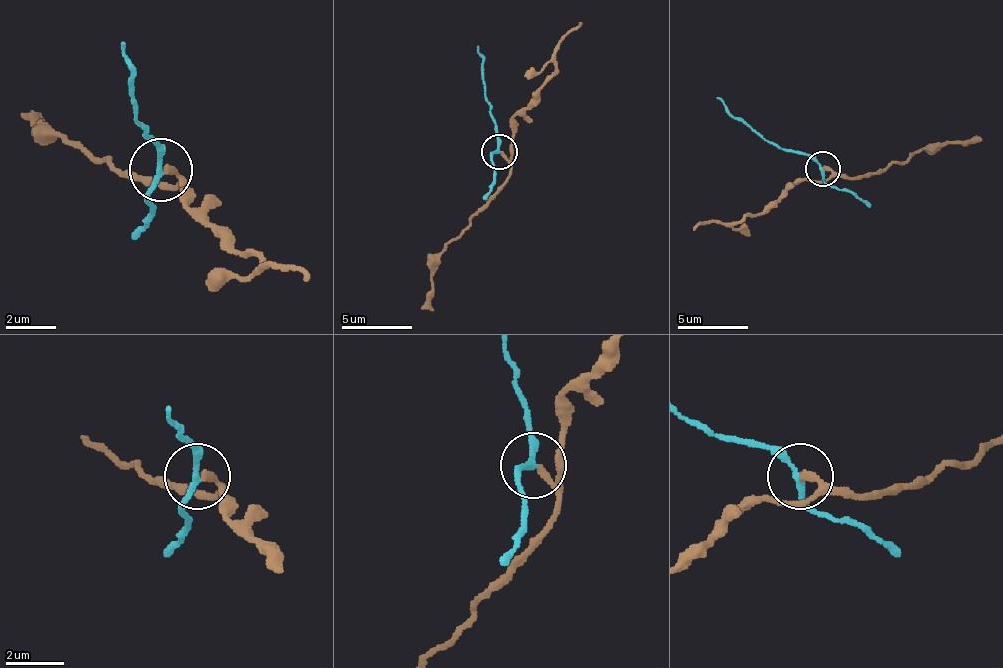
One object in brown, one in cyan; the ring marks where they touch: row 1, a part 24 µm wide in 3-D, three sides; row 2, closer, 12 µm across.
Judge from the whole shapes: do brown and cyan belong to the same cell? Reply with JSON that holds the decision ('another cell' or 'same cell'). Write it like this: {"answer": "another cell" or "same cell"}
{"answer": "another cell"}

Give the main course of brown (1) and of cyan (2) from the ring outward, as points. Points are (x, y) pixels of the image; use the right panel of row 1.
1: (823, 167), (834, 174), (855, 178), (880, 174), (929, 146), (968, 143), (979, 136)
2: (823, 167), (756, 136), (717, 97)

